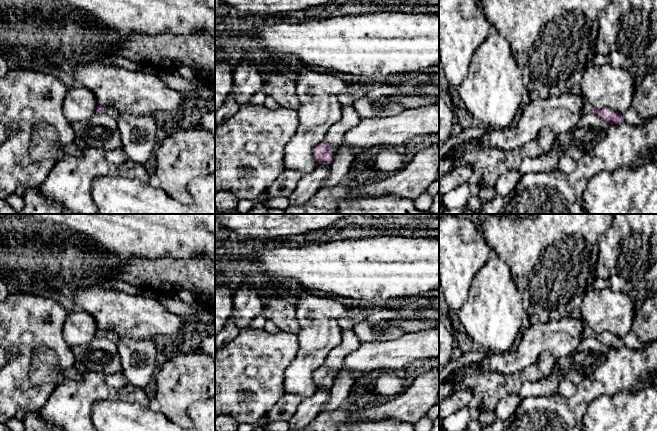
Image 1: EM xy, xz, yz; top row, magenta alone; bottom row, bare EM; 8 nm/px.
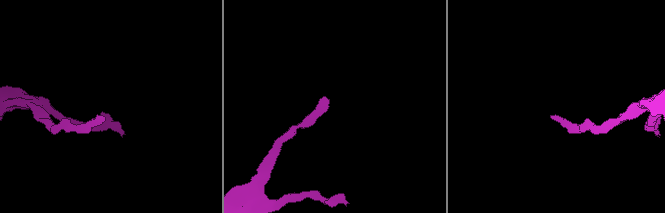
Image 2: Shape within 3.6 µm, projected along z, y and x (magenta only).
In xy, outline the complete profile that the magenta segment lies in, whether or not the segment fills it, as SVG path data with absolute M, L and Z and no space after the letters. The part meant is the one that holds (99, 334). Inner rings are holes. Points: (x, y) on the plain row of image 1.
M98 330L98 332L96 333L96 338L101 338L101 337L108 338L111 341L113 341L114 343L117 343L120 338L120 336L117 333L115 333L114 331Z

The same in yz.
M585 327L582 332L581 338L586 339L588 337L593 337L603 342L610 348L620 349L622 346L624 346L622 339L618 336L615 336L609 332L596 333L592 331L590 328Z

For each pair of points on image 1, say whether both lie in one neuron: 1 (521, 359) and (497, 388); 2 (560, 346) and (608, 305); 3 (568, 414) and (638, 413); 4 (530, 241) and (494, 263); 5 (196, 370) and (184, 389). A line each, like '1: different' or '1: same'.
1: different
2: different
3: different
4: different
5: same

